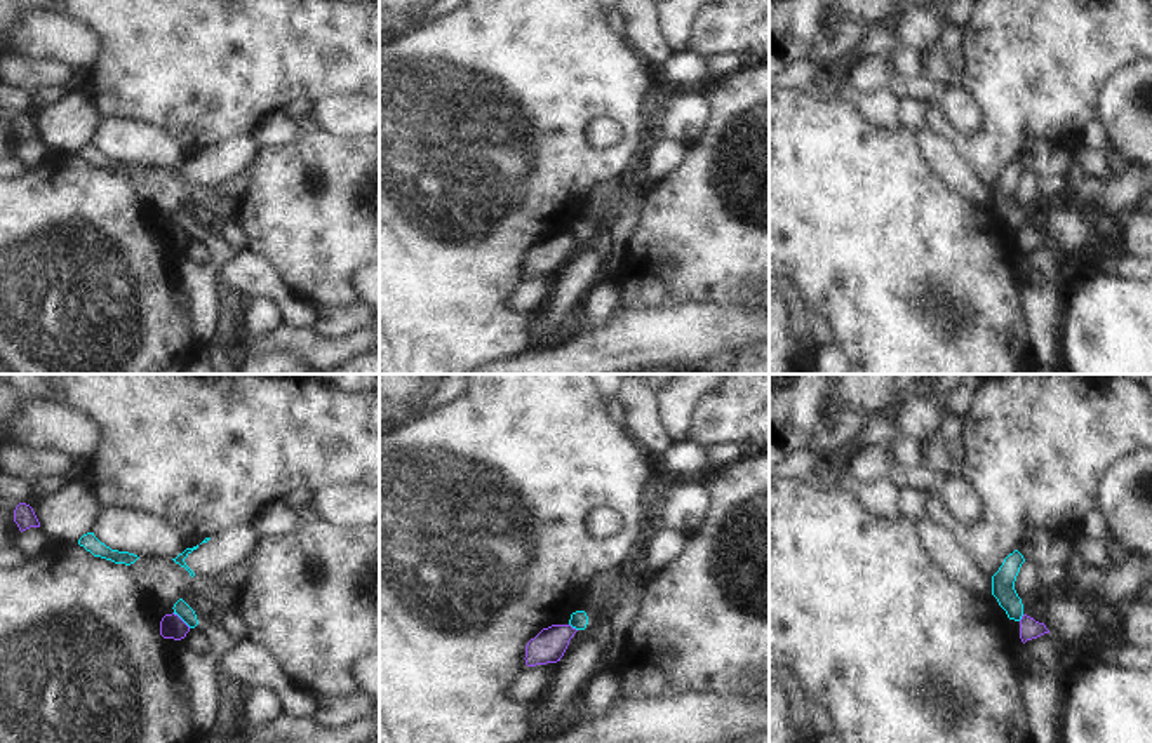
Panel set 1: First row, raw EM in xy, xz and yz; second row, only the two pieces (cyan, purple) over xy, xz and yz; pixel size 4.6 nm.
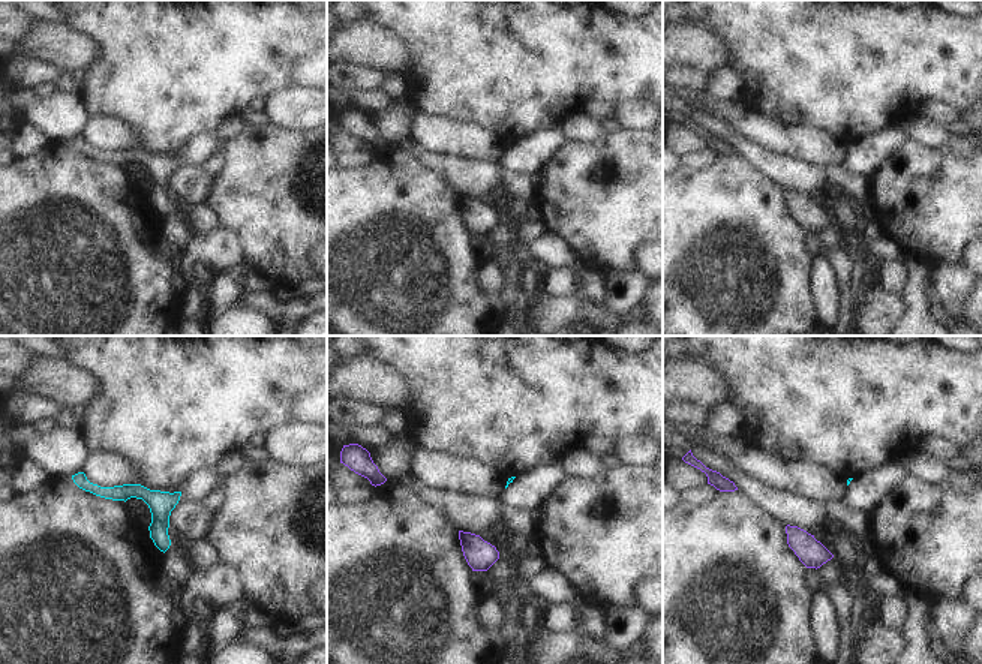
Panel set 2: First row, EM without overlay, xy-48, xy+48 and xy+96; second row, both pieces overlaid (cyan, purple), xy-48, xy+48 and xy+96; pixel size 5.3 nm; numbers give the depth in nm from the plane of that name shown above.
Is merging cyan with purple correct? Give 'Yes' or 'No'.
No.

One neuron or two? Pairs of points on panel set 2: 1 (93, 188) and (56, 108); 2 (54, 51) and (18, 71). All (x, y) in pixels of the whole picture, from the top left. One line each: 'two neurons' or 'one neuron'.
1: two neurons
2: two neurons

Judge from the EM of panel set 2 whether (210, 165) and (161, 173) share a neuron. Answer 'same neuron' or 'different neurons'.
different neurons

